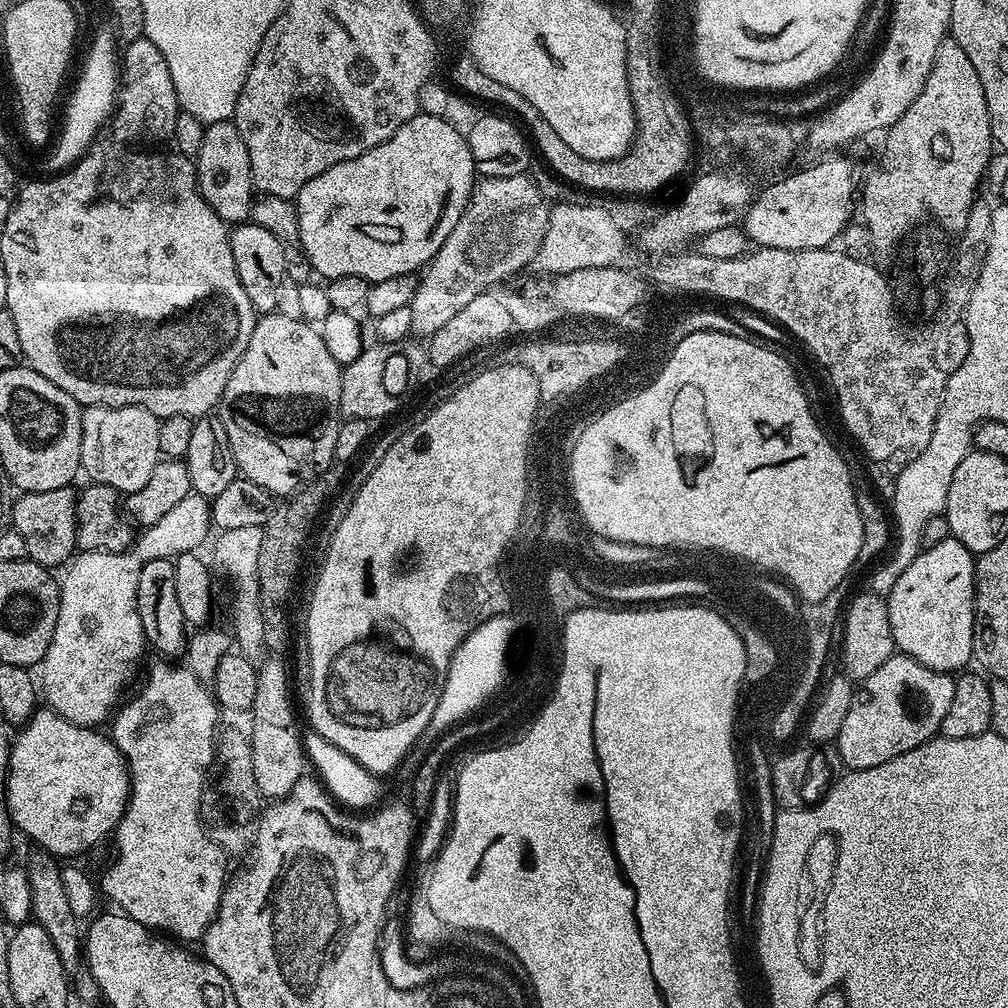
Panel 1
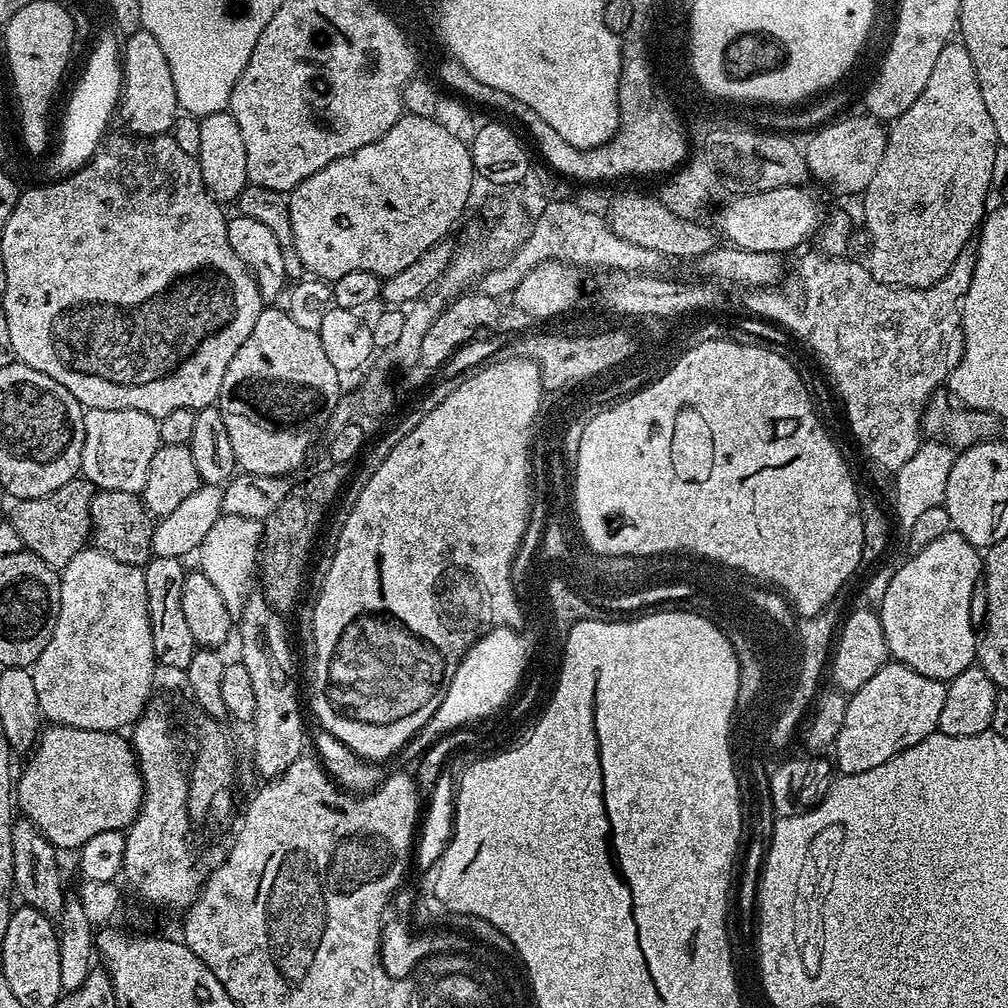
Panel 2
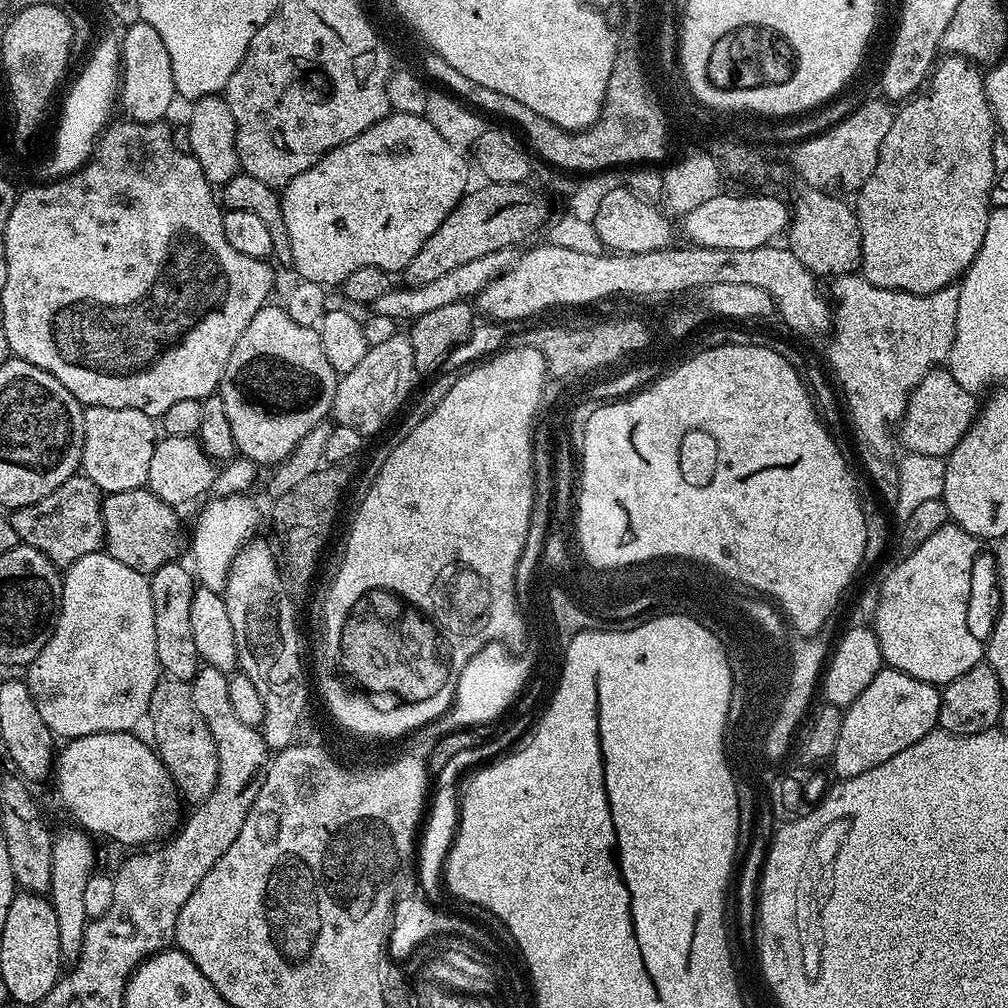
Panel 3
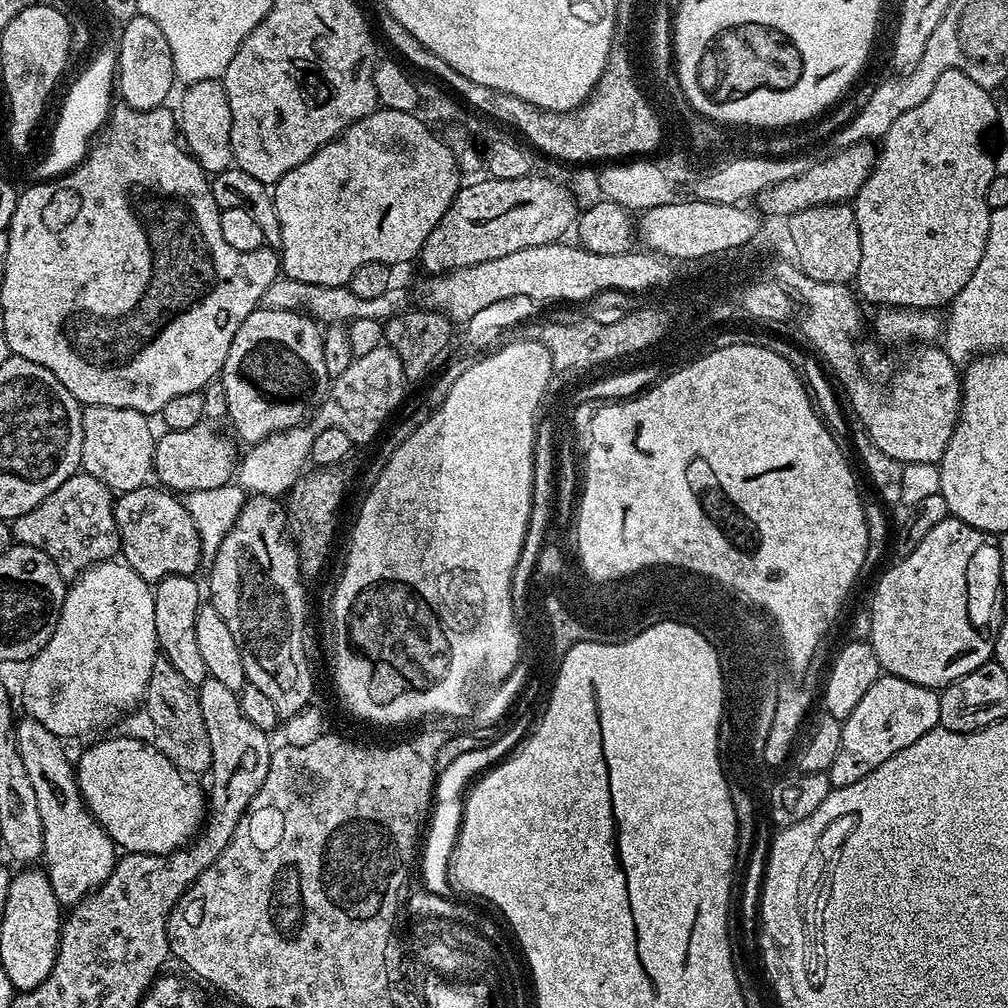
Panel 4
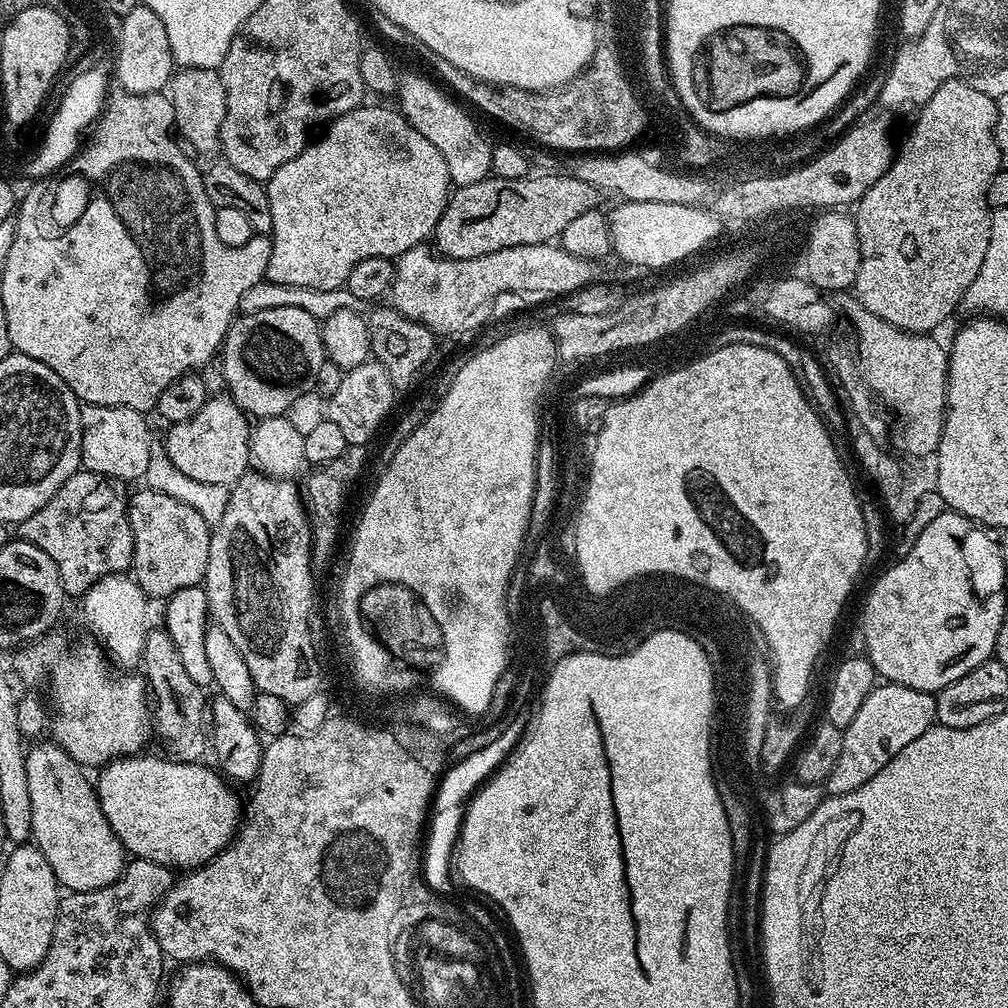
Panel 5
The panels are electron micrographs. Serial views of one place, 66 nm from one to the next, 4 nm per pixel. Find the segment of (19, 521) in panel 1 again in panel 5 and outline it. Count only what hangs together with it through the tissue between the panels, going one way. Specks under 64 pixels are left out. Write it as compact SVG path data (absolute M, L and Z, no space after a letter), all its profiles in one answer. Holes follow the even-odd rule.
M81 470L66 478L54 498L18 525L19 539L38 546L54 562L58 578L69 597L83 597L102 578L124 574L132 568L134 538L128 521L125 481Z

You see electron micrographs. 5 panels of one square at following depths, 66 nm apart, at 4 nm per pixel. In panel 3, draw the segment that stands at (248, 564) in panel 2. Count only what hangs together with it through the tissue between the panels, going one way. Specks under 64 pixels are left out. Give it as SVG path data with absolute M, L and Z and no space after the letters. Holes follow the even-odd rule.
M241 493L213 497L199 516L192 534L192 572L201 587L221 593L241 548L257 533L260 510L250 497Z

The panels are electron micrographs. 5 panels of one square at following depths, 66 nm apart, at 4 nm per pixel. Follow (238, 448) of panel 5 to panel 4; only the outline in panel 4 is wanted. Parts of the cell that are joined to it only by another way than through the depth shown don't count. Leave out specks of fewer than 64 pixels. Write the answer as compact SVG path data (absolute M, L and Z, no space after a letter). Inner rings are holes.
M201 422L190 426L181 432L171 430L165 431L156 441L156 459L154 461L154 476L163 487L176 494L187 494L198 490L214 490L224 484L231 484L234 480L234 473L238 467L238 451L220 432L215 432L213 425L208 422Z

